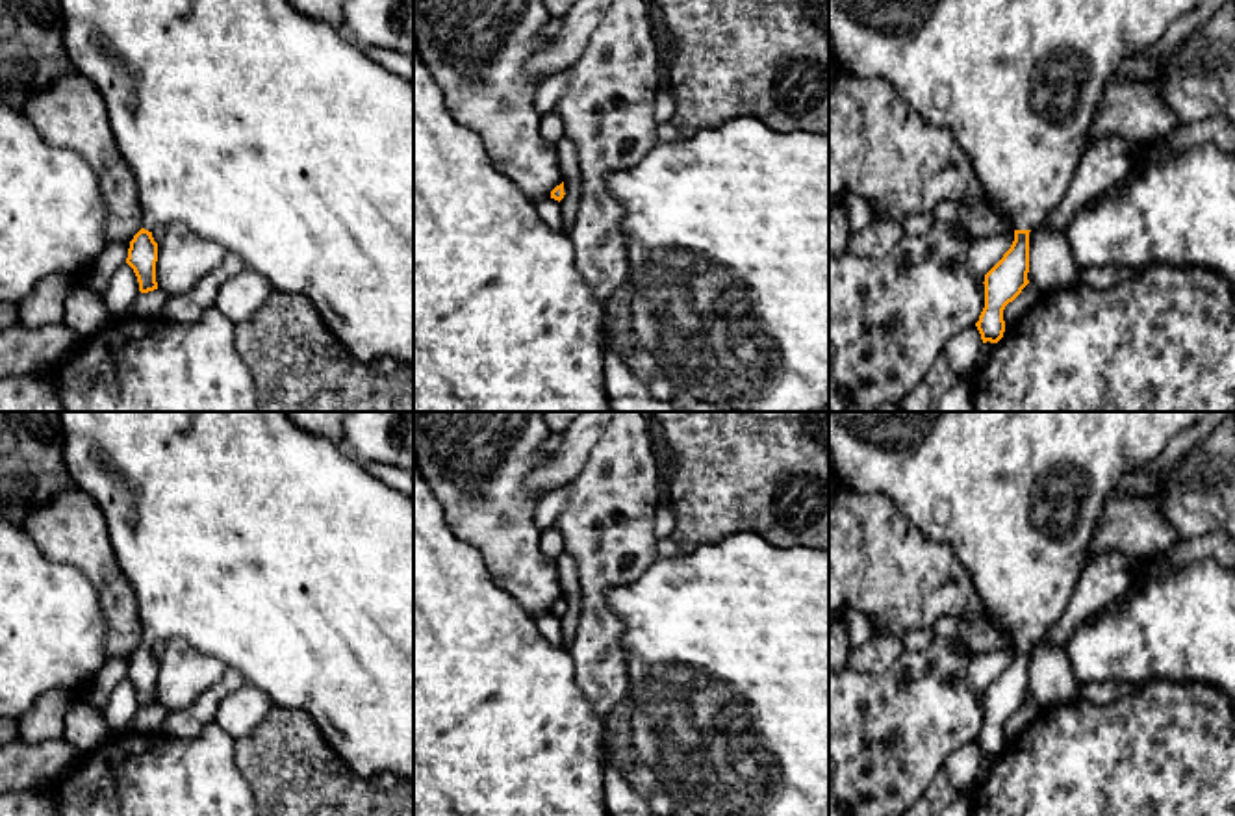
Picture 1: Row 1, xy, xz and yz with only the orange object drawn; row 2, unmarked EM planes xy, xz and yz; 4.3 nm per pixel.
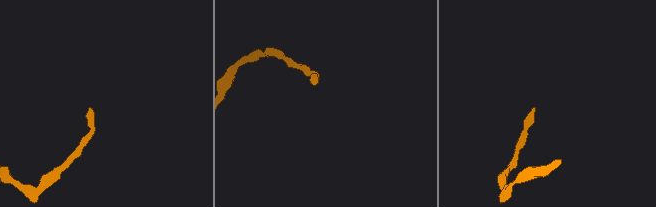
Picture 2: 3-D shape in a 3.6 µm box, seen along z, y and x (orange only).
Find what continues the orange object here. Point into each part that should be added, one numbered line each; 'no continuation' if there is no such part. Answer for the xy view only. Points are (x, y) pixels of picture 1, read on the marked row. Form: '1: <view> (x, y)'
1: xy (260, 128)

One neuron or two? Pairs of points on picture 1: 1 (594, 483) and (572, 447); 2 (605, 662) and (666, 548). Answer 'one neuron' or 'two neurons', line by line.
1: two neurons
2: two neurons

